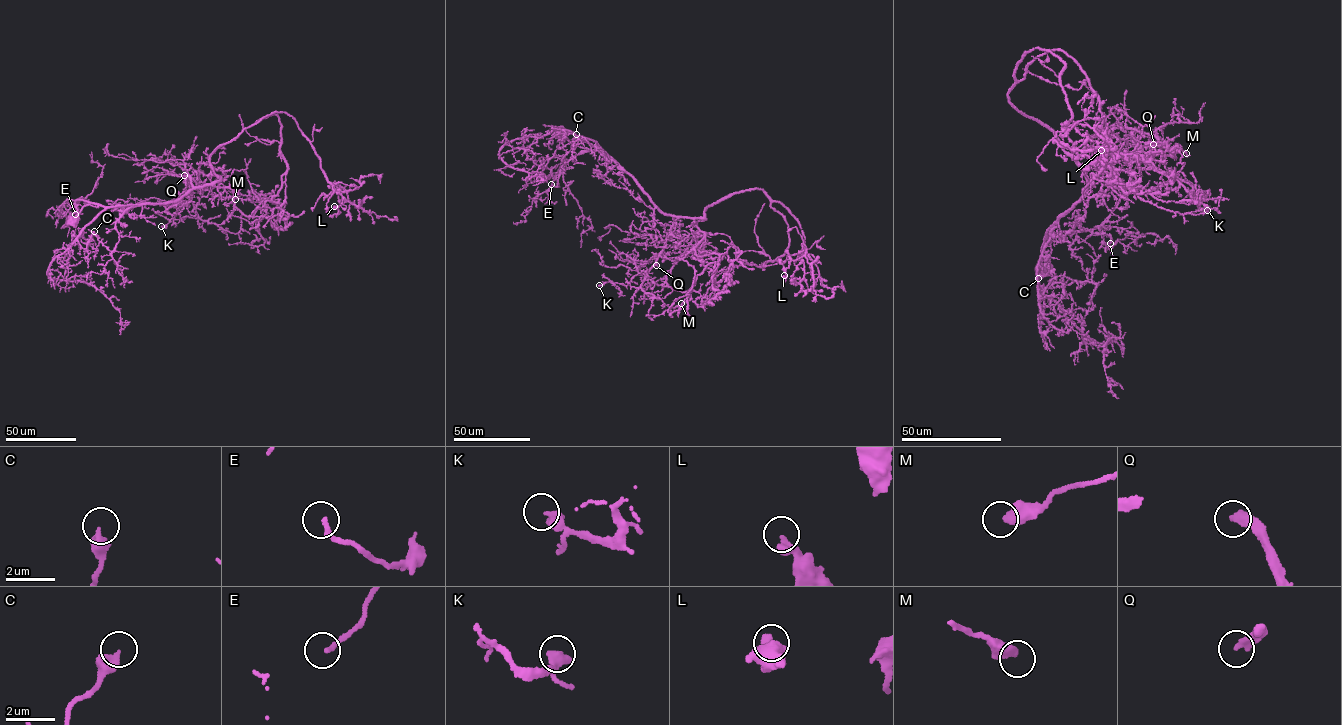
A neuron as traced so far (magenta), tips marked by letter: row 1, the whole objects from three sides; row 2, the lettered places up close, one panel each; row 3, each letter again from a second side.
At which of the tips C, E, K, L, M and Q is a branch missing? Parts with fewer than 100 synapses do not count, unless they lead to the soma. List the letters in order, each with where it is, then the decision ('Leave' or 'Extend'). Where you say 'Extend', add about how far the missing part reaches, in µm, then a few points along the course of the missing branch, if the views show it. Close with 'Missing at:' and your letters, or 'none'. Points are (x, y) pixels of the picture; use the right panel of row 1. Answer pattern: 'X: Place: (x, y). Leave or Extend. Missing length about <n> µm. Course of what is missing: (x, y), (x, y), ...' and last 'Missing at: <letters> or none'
C: Place: (1038, 278). Leave
E: Place: (1110, 243). Leave
K: Place: (1207, 210). Leave
L: Place: (1101, 150). Leave
M: Place: (1186, 153). Leave
Q: Place: (1153, 144). Extend. Missing length about 60 µm. Course of what is missing: (1153, 144), (1162, 135), (1180, 140), (1193, 138), (1219, 151), (1228, 167)
Missing at: Q

